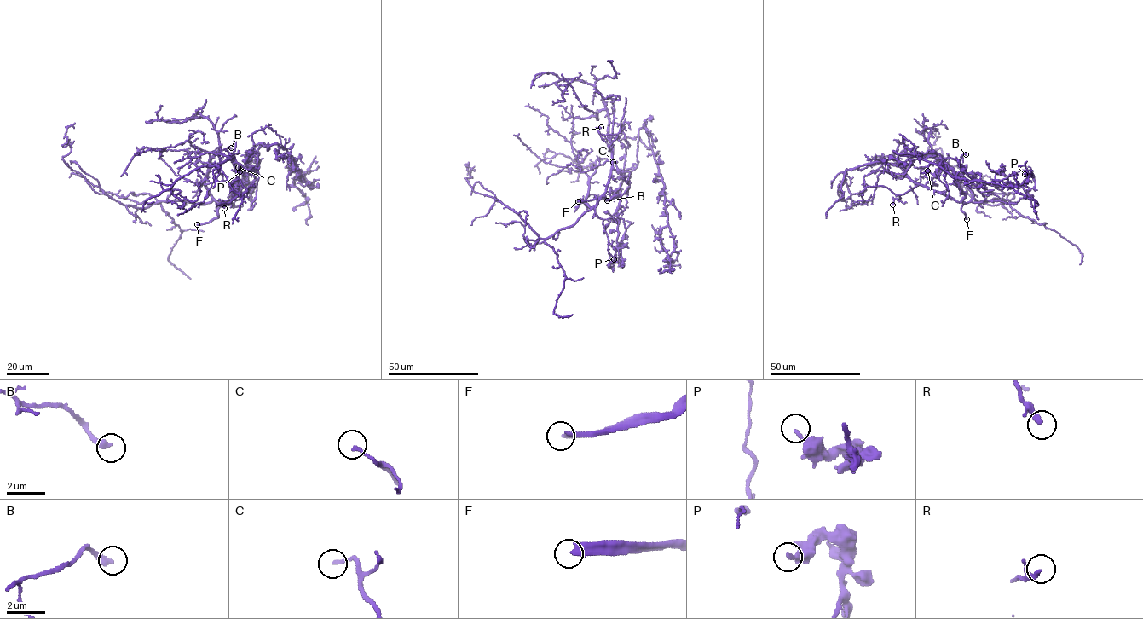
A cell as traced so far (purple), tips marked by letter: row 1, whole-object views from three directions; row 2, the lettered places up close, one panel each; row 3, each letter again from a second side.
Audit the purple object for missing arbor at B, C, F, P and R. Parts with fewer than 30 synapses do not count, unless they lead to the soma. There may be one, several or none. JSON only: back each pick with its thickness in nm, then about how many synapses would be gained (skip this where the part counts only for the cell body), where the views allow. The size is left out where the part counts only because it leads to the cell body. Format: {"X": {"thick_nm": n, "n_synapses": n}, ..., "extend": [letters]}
{"F": {"thick_nm": 320}, "extend": ["F"]}

